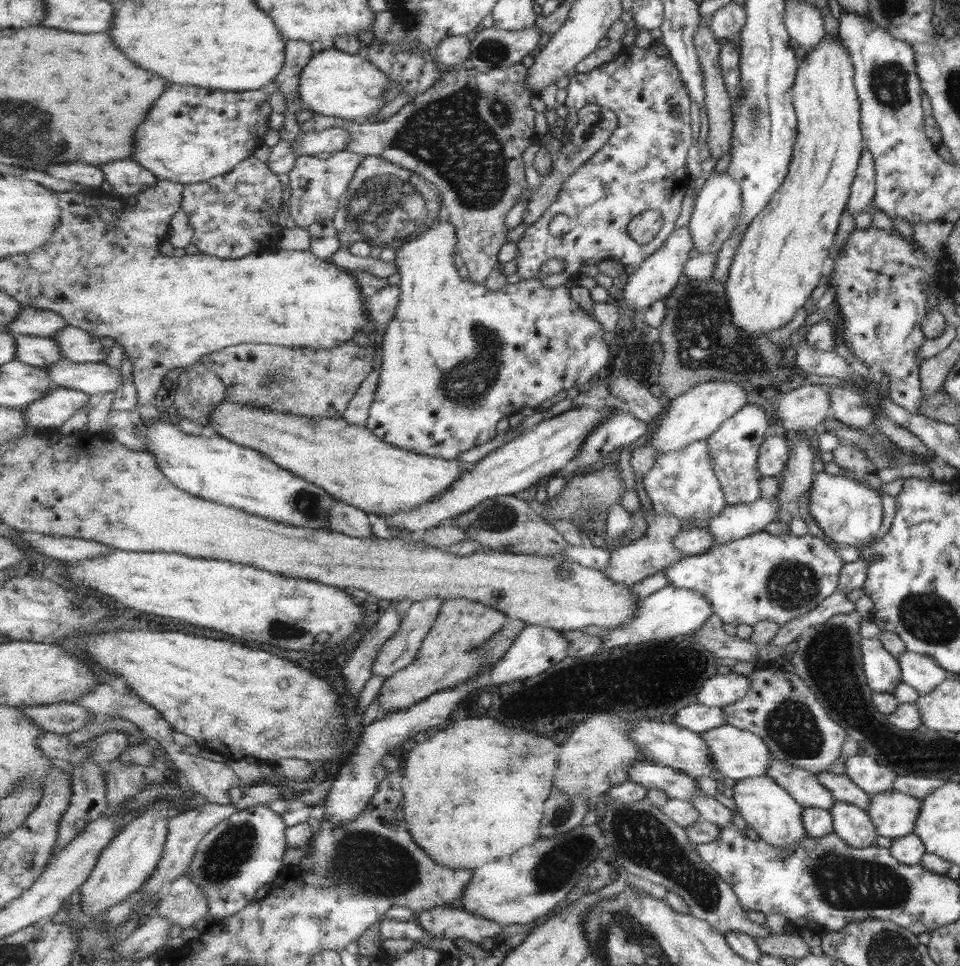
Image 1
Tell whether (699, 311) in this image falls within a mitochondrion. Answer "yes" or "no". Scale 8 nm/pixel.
yes

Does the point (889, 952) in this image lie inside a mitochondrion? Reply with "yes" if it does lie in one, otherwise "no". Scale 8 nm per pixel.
yes

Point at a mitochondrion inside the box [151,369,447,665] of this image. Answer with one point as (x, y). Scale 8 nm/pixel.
(309, 503)

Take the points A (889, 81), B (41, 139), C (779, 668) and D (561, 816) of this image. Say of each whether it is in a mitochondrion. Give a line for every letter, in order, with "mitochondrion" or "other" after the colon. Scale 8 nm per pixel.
A: mitochondrion
B: mitochondrion
C: other
D: mitochondrion

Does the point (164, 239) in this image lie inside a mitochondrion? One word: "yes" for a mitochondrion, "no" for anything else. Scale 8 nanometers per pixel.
no

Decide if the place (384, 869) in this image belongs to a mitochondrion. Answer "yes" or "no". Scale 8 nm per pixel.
yes

